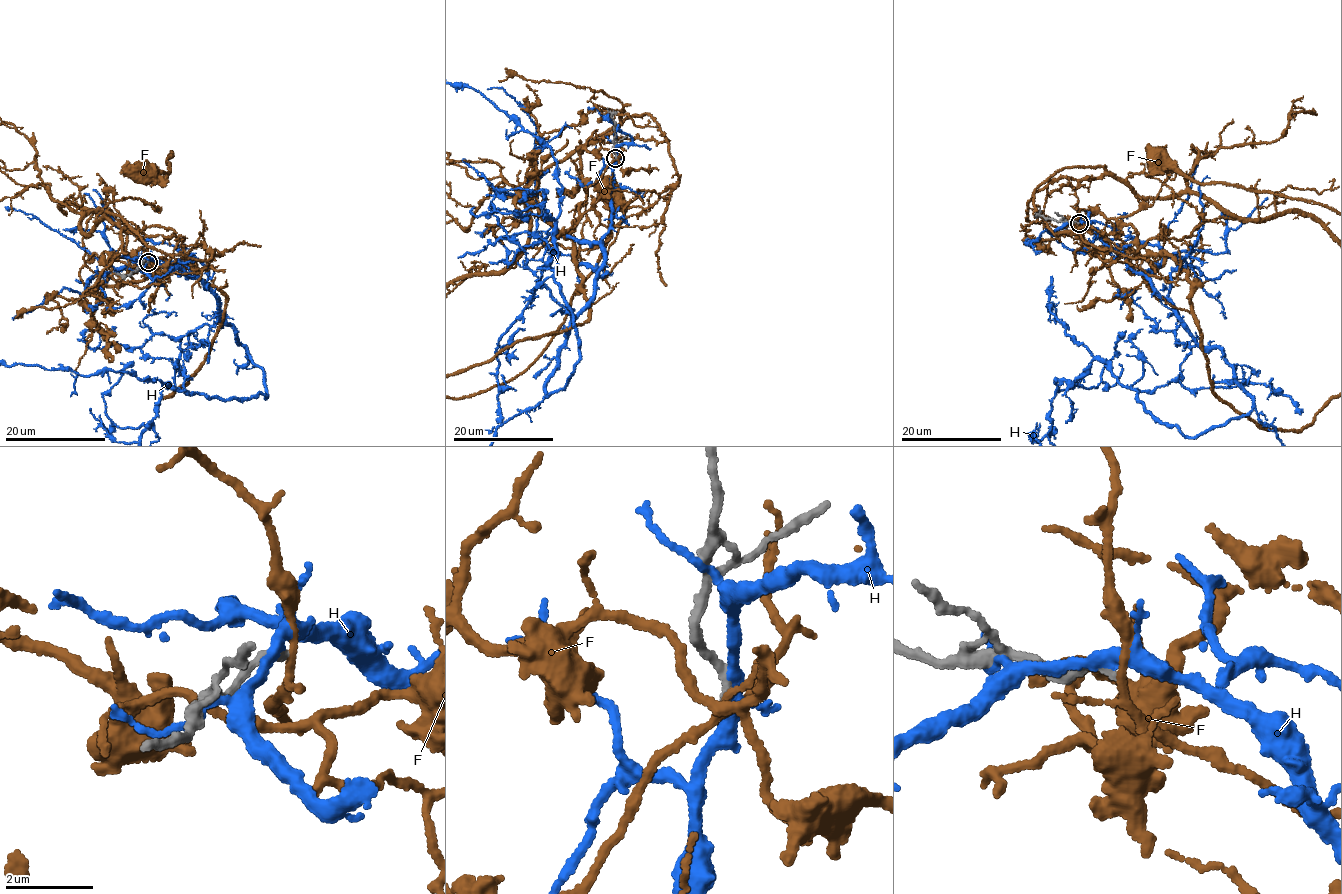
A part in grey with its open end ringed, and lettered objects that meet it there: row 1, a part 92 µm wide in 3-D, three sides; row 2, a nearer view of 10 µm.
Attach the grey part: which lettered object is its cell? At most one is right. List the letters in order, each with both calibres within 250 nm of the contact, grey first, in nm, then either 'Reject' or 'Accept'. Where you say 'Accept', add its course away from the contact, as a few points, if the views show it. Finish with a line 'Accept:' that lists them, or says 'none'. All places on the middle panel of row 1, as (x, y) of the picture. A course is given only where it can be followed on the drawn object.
F: Thickness 200 nm (grey) against 130 nm. Reject
H: Thickness 220 nm (grey) against 240 nm. Reject
Accept: none

